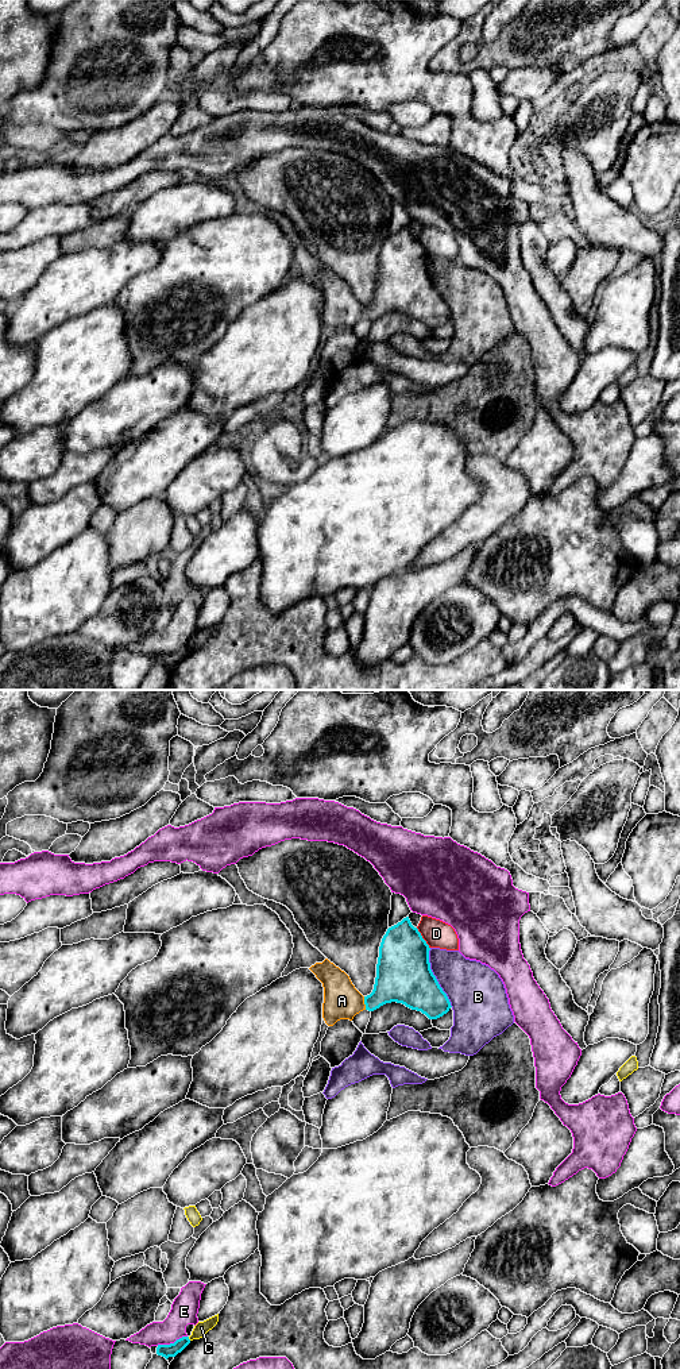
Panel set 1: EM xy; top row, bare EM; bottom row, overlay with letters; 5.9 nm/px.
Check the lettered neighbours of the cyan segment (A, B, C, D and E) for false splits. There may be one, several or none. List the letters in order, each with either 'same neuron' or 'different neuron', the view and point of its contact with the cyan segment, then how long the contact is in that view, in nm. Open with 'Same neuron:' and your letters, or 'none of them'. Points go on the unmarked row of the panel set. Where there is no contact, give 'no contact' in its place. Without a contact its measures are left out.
Same neuron: A
A: same neuron; contact xy (364, 312); length 80 nm
B: different neuron; contact xy (435, 286); length 380 nm
C: different neuron; contact xy (188, 647); length 30 nm
D: different neuron; contact xy (422, 247); length 150 nm
E: different neuron; contact xy (172, 652); length 190 nm

